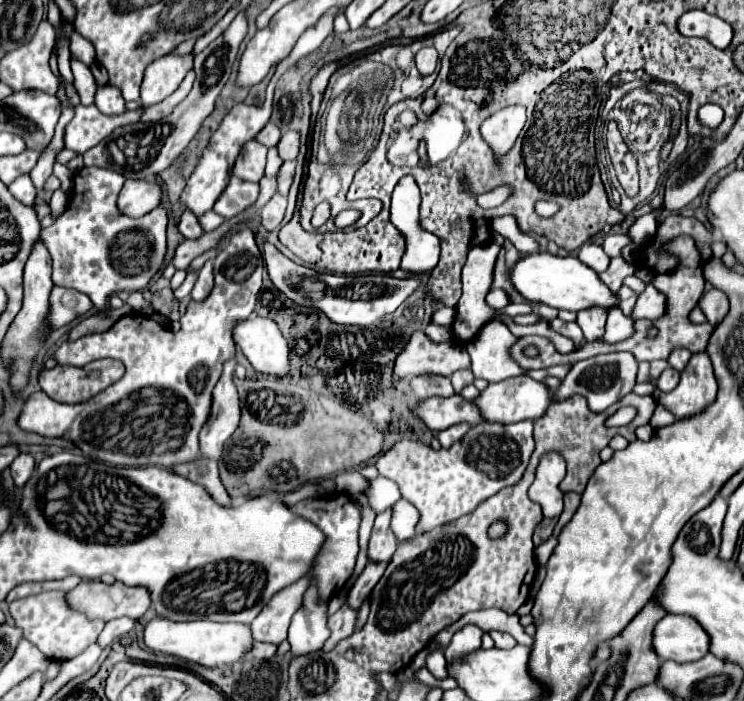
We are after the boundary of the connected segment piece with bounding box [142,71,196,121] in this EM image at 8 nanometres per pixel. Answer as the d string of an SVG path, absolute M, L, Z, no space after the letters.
M190 71L190 73L184 77L182 85L180 85L170 97L166 97L164 101L160 101L160 103L156 103L156 105L152 105L152 107L146 107L146 109L144 109L144 115L142 115L142 121L160 121L160 119L168 117L168 115L174 111L174 107L190 93L192 83L194 83L194 77L196 77L194 71Z

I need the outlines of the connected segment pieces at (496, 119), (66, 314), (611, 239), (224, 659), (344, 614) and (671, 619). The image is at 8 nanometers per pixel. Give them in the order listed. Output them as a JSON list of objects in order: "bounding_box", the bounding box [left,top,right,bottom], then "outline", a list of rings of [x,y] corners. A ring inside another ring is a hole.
[{"bounding_box":[480,107,526,157],"outline":[[[506,107],[498,113],[494,113],[490,119],[486,119],[480,127],[482,139],[492,149],[494,157],[504,157],[516,143],[522,127],[526,123],[526,111],[524,107]]]},{"bounding_box":[48,287,94,329],"outline":[[[54,287],[50,303],[52,303],[52,311],[48,315],[48,323],[52,329],[58,329],[74,321],[76,317],[84,315],[94,307],[84,293],[74,289],[64,289],[64,287]]]},{"bounding_box":[602,233,632,257],"outline":[[[610,233],[604,239],[602,247],[604,247],[606,253],[610,253],[610,257],[616,257],[616,255],[620,255],[620,249],[626,247],[628,243],[632,243],[632,239],[630,239],[628,233]]]},{"bounding_box":[144,615,252,667],"outline":[[[154,615],[144,627],[144,645],[152,651],[174,655],[204,667],[218,667],[224,663],[242,661],[252,649],[250,625],[242,623],[214,623],[214,621],[170,621]]]},{"bounding_box":[324,605,358,651],"outline":[[[344,605],[340,611],[336,611],[330,619],[328,619],[328,627],[330,627],[330,639],[324,643],[324,651],[330,651],[338,645],[338,641],[350,637],[354,633],[354,625],[356,625],[356,615],[358,611],[350,609],[348,605]]]},{"bounding_box":[654,613,710,663],"outline":[[[666,613],[654,627],[654,651],[660,659],[690,663],[708,653],[710,637],[690,615]]]}]

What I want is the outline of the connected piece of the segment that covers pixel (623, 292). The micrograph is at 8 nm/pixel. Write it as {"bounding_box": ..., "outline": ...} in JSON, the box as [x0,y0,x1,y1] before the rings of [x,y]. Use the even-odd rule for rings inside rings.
{"bounding_box":[618,286,638,317],"outline":[[[622,286],[618,291],[618,307],[622,309],[622,313],[624,315],[628,315],[630,317],[630,313],[632,313],[632,307],[634,307],[634,303],[636,303],[636,299],[638,299],[638,295],[634,291],[630,291],[625,286]]]}

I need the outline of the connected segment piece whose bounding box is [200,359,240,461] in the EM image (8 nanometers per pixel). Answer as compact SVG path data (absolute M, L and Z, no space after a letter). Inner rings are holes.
M236 359L226 361L220 381L214 387L214 403L212 403L210 419L202 427L202 435L200 435L200 455L206 459L214 459L214 461L220 459L224 443L236 431L240 421L238 391L232 381L234 367L236 367Z

